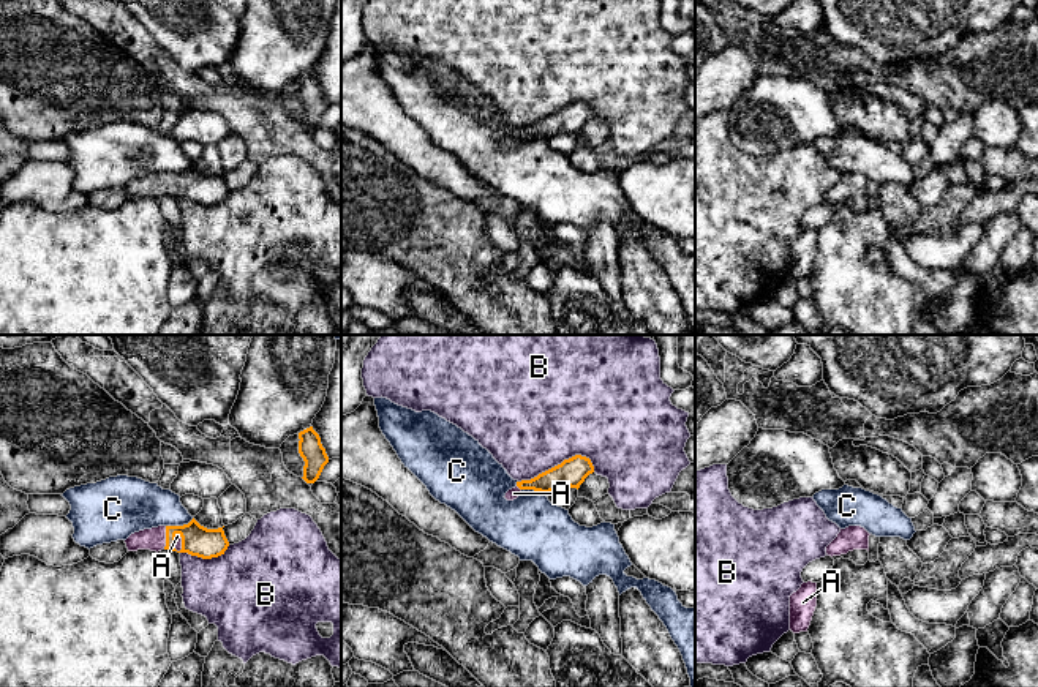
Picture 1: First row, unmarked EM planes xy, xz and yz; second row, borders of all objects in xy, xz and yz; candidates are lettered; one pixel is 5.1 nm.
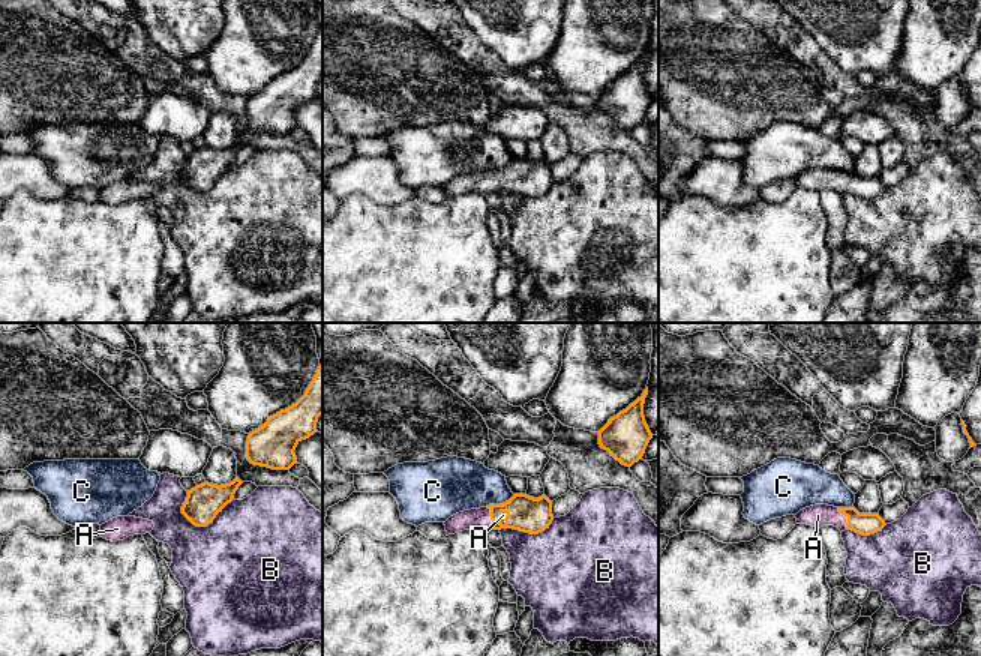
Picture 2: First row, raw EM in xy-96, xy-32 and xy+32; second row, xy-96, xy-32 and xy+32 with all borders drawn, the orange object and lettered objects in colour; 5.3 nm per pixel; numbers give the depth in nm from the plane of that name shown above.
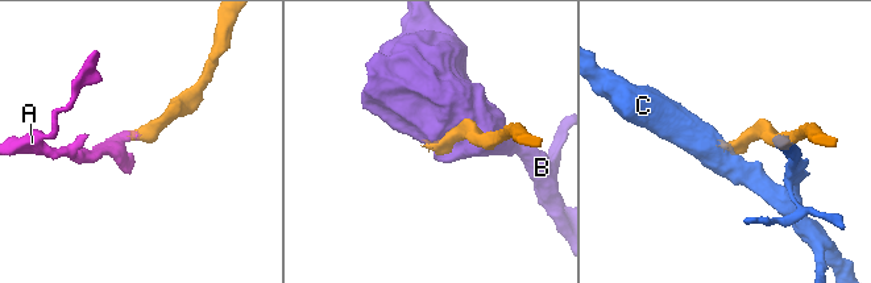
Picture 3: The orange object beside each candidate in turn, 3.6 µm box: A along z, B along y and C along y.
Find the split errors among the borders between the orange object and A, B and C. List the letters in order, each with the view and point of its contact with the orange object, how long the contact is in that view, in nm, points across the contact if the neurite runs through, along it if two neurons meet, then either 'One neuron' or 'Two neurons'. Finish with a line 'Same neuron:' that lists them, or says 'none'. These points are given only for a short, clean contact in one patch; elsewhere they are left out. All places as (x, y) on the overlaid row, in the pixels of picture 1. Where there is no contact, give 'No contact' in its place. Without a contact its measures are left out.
A: Touches orange at xy (166, 537). Shared border 120 nm. Path across: xy (196, 540), (179, 533), (166, 537), (154, 539). One neuron
B: Touches orange at xz (558, 465). Shared border 400 nm. Two neurons
C: Touches orange at xy (179, 526). Shared border 150 nm. Boundary: xy (193, 518), (182, 525), (166, 526). Two neurons
Same neuron: A

